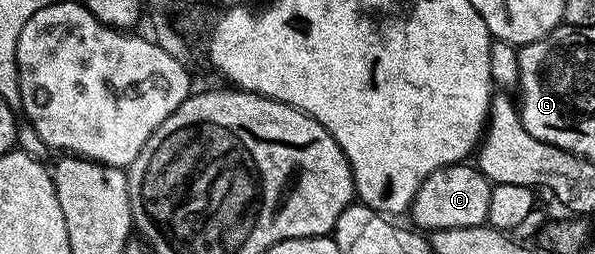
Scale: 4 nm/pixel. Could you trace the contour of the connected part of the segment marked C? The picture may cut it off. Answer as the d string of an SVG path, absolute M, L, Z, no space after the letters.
M458 163L436 169L419 187L411 206L412 224L421 231L447 227L475 227L489 220L487 207L491 204L493 185L477 170L476 164Z

